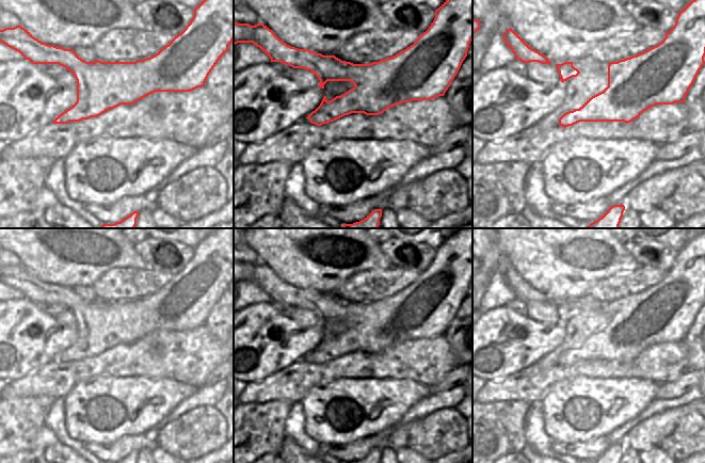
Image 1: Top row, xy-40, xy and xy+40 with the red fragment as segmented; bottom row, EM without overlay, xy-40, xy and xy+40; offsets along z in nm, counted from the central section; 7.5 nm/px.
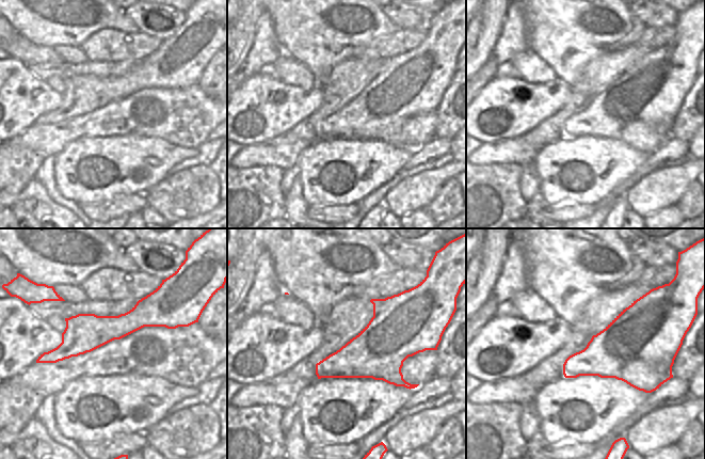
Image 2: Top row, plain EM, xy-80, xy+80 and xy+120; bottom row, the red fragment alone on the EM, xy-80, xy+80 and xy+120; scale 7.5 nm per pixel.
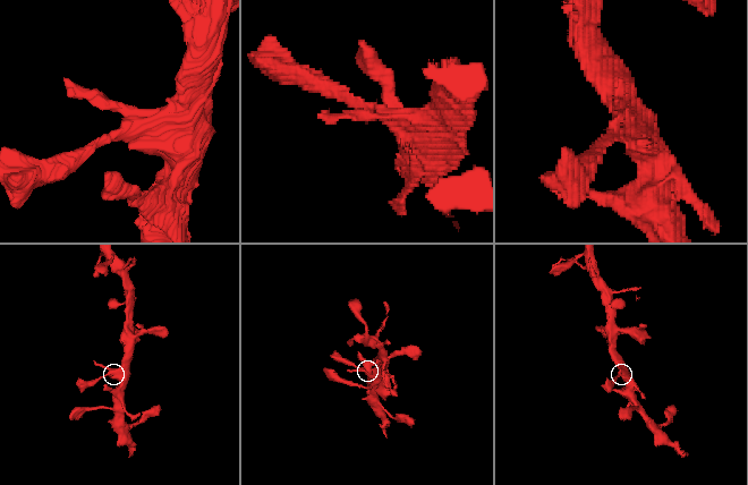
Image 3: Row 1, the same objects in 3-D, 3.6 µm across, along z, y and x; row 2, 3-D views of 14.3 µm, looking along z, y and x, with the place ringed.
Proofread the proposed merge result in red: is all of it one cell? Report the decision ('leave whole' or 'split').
leave whole

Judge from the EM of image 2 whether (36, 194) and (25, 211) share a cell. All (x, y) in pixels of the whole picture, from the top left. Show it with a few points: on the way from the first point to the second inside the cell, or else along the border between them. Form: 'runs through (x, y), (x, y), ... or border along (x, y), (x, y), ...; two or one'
runs through (34, 199), (34, 202), (29, 207); one

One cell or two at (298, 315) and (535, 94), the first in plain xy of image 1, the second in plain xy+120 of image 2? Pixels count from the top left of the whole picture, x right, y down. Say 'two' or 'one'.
two

